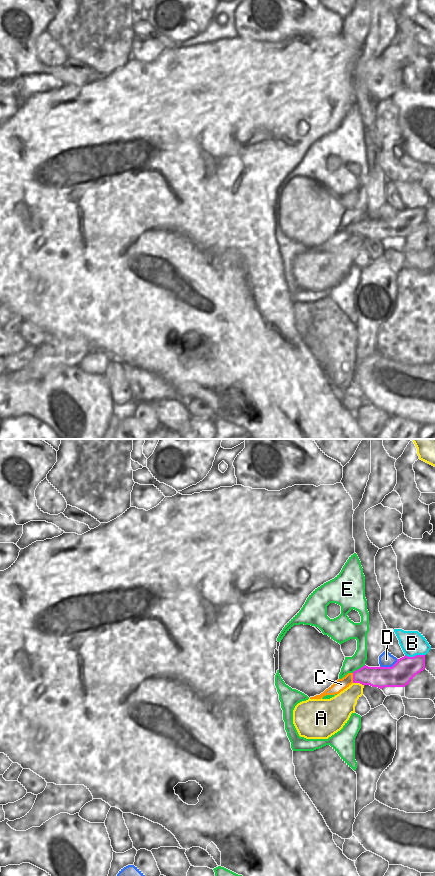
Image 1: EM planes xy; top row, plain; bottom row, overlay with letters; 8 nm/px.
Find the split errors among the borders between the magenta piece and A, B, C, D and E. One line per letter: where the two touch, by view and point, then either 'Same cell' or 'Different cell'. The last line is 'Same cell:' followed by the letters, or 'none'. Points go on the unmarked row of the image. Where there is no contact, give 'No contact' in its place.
A: Touches magenta at xy (359, 234). Different cell
B: Touches magenta at xy (415, 208). Different cell
C: Touches magenta at xy (353, 230). Same cell
D: Touches magenta at xy (389, 219). Different cell
E: Touches magenta at xy (358, 221). Different cell
Same cell: C.

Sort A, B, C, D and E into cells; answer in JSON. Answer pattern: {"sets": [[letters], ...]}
{"sets": [["A"], ["B"], ["C"], ["D"], ["E"]]}

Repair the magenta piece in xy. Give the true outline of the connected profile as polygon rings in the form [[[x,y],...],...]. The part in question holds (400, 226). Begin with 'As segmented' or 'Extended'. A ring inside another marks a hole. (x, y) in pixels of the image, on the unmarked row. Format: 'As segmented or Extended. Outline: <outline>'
Extended. Outline: [[[425,207],[404,208],[397,211],[392,219],[368,219],[364,217],[353,225],[335,233],[320,247],[310,251],[321,251],[326,247],[339,246],[352,235],[370,237],[380,241],[384,239],[405,239],[421,223],[425,221]]]

